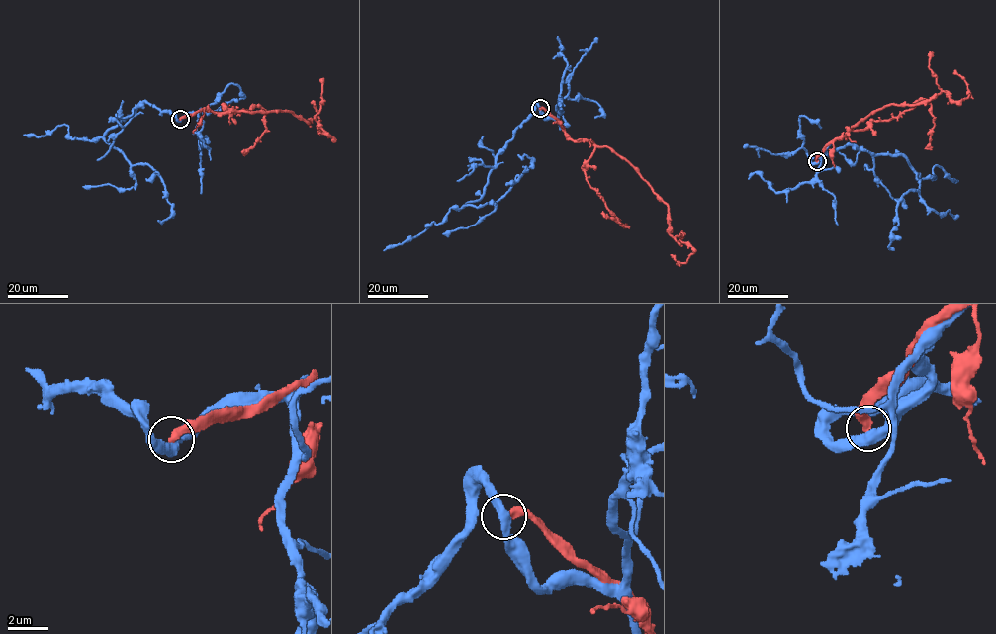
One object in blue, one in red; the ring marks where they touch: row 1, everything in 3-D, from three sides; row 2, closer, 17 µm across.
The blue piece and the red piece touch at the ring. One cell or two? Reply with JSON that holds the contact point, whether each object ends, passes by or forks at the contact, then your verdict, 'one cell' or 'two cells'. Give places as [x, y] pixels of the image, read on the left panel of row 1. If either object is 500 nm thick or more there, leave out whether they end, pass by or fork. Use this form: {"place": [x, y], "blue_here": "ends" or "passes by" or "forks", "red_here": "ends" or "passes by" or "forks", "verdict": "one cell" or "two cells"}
{"place": [180, 119], "blue_here": "passes by", "red_here": "ends", "verdict": "two cells"}

